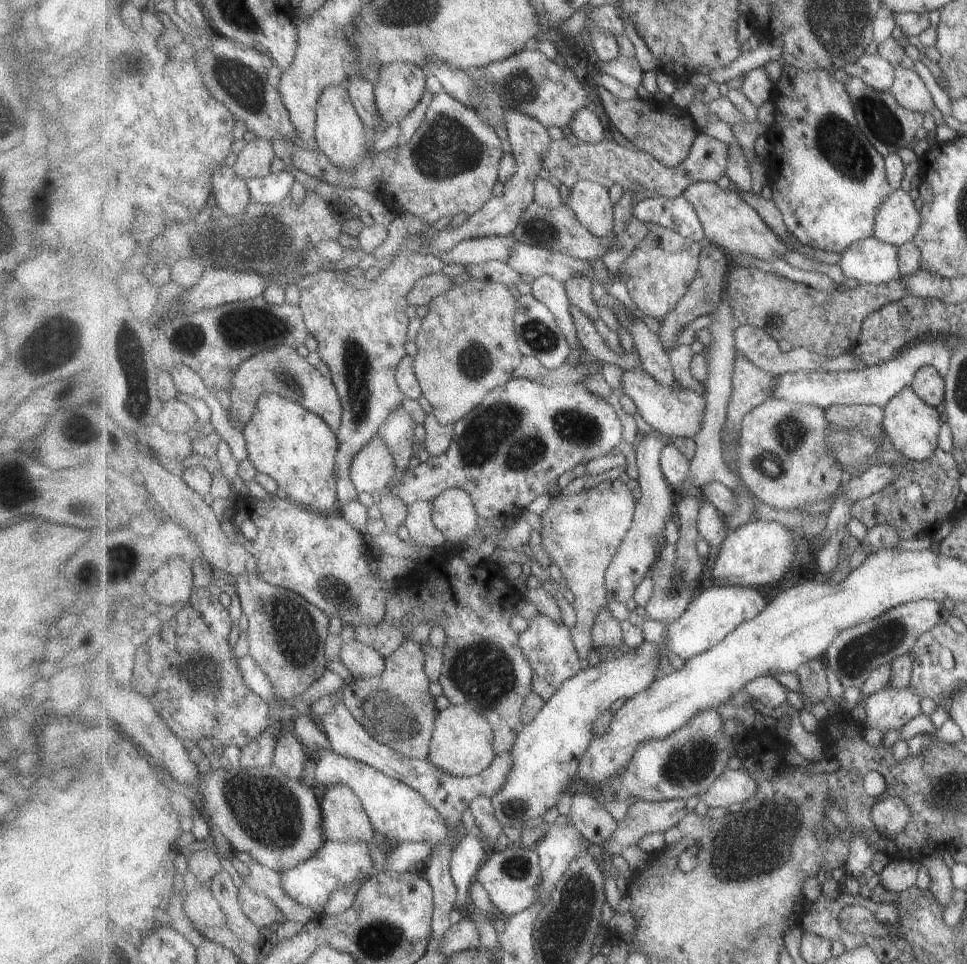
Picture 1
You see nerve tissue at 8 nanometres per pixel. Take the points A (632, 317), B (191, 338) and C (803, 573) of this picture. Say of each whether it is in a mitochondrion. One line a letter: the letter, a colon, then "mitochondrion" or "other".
A: other
B: mitochondrion
C: other

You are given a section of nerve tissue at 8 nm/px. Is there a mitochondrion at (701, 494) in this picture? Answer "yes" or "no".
no

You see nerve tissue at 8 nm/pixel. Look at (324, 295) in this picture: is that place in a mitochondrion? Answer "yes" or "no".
no

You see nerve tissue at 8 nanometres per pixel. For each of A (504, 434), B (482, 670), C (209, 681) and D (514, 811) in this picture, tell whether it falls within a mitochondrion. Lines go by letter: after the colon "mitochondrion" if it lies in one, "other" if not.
A: mitochondrion
B: mitochondrion
C: mitochondrion
D: mitochondrion

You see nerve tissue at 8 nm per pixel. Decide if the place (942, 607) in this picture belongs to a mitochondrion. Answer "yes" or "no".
no

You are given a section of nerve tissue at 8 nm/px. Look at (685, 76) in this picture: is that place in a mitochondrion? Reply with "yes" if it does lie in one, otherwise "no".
no

